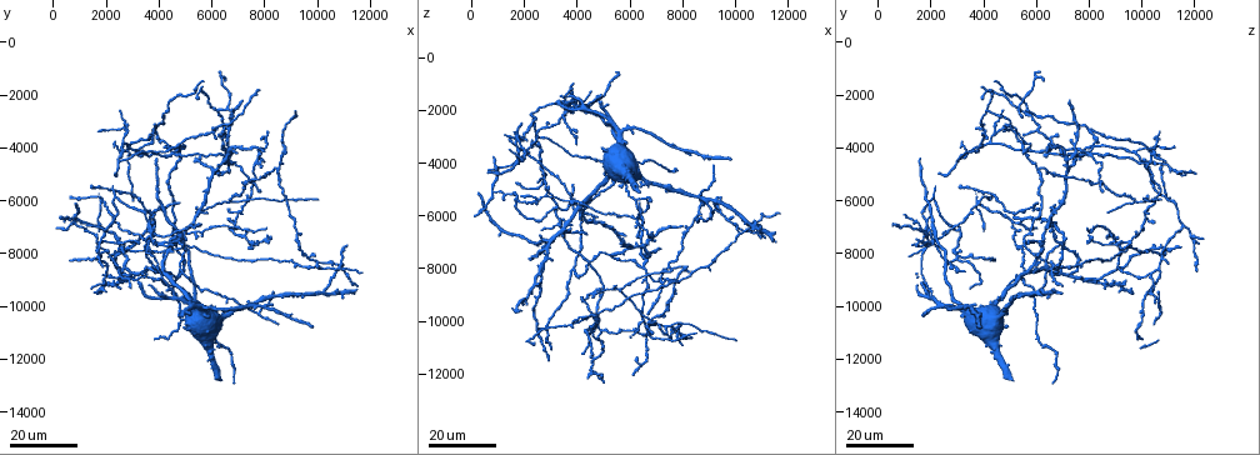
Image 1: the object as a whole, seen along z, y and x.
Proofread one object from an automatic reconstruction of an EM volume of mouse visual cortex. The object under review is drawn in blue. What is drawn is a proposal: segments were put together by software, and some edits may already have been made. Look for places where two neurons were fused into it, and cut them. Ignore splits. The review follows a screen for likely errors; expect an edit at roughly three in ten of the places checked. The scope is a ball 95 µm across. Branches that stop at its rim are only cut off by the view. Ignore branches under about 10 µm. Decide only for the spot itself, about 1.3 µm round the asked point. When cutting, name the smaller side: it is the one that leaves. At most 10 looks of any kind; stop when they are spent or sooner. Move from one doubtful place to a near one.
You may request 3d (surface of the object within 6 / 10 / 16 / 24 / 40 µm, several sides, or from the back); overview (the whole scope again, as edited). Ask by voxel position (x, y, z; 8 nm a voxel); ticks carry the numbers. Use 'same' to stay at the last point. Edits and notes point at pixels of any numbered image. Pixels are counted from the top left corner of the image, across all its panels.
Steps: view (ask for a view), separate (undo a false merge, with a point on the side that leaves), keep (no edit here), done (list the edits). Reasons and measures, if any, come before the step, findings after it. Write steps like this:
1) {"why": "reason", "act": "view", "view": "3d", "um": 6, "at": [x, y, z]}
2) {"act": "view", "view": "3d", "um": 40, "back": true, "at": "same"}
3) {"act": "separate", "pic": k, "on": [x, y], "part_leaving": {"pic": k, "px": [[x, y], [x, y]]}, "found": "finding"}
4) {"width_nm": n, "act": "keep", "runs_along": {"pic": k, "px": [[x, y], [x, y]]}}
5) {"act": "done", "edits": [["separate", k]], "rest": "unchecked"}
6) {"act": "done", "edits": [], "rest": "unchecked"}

{"why": "three-way junction", "act": "view", "view": "3d", "um": 24, "at": [2600, 3700, 4300]}

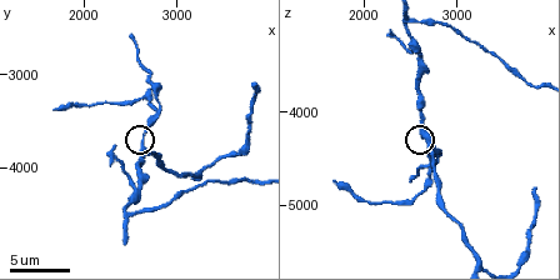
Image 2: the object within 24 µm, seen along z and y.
{"act": "view", "view": "3d", "um": 10, "at": [2650, 3750, 4250]}

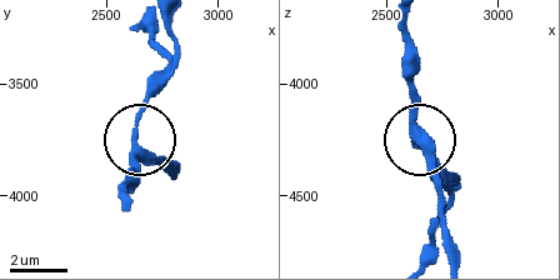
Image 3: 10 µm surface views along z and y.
{"width_nm": 270, "act": "keep", "runs_along": {"pic": 3, "px": [[446, 254], [440, 174], [418, 141], [444, 165]]}, "found": "one neuron here"}

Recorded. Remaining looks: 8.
{"why": "three arms meet", "act": "view", "view": "3d", "um": 16, "at": [4900, 8700, 10400]}

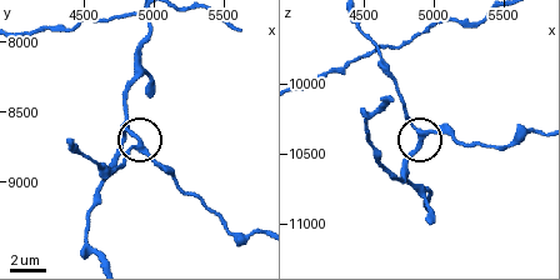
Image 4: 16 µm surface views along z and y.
{"act": "view", "view": "3d", "um": 10, "at": [4900, 8760, 10340]}

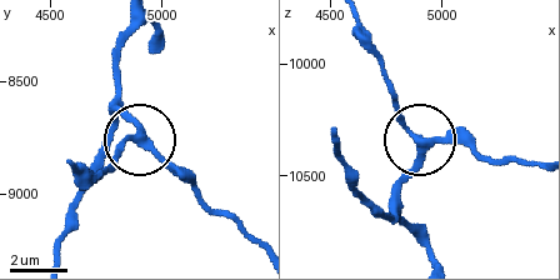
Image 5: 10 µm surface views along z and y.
{"act": "keep", "runs_along": {"pic": 5, "px": [[140, 25], [121, 54], [121, 105], [139, 138], [191, 181]]}, "found": "continuous, no second neuron"}

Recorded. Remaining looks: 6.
{"why": "two arms in line, one across", "act": "view", "view": "3d", "um": 16, "at": [6700, 6100, 9900]}

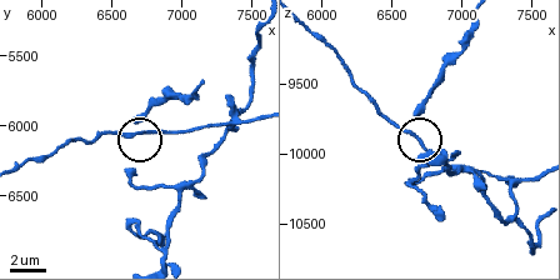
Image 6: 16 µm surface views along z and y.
{"act": "view", "view": "3d", "um": 6, "at": [6580, 6060, 9820]}

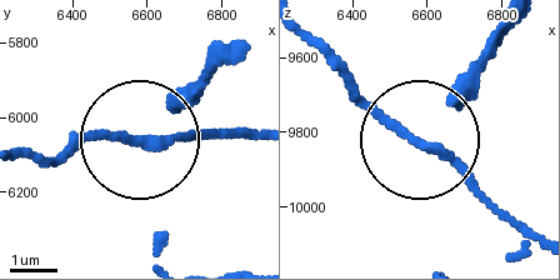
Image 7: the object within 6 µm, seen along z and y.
{"why": "other side", "act": "view", "view": "3d", "um": 6, "back": true, "at": [6580, 6060, 9830]}

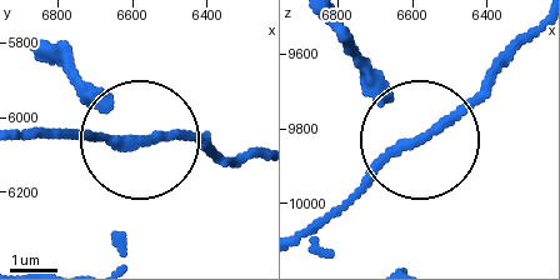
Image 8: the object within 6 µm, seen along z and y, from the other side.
{"arms": 3, "act": "keep", "runs_along": {"pic": 8, "px": [[36, 50], [68, 61], [140, 141], [48, 134]]}, "found": "all the same neuron"}

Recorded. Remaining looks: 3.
{"why": "two arms in line, one across", "act": "view", "view": "3d", "um": 24, "at": [4500, 4300, 7800]}

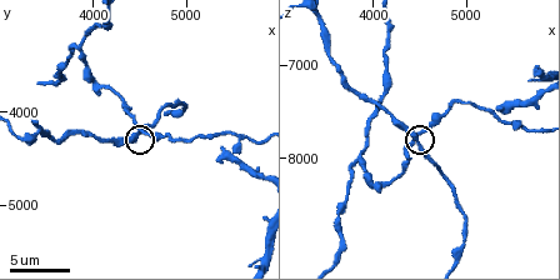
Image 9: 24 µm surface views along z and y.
{"act": "view", "view": "3d", "um": 6, "at": [4450, 4300, 7800]}

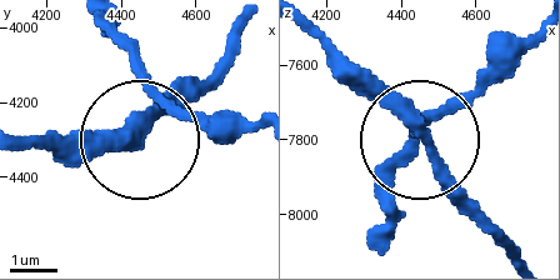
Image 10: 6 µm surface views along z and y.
{"side_arm_um": 107, "act": "keep", "runs_along": {"pic": 10, "px": [[534, 31], [423, 131], [403, 126], [323, 48]]}, "found": "continuous, no second neuron"}

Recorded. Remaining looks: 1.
{"act": "done", "edits": [], "rest": "unchecked"}

